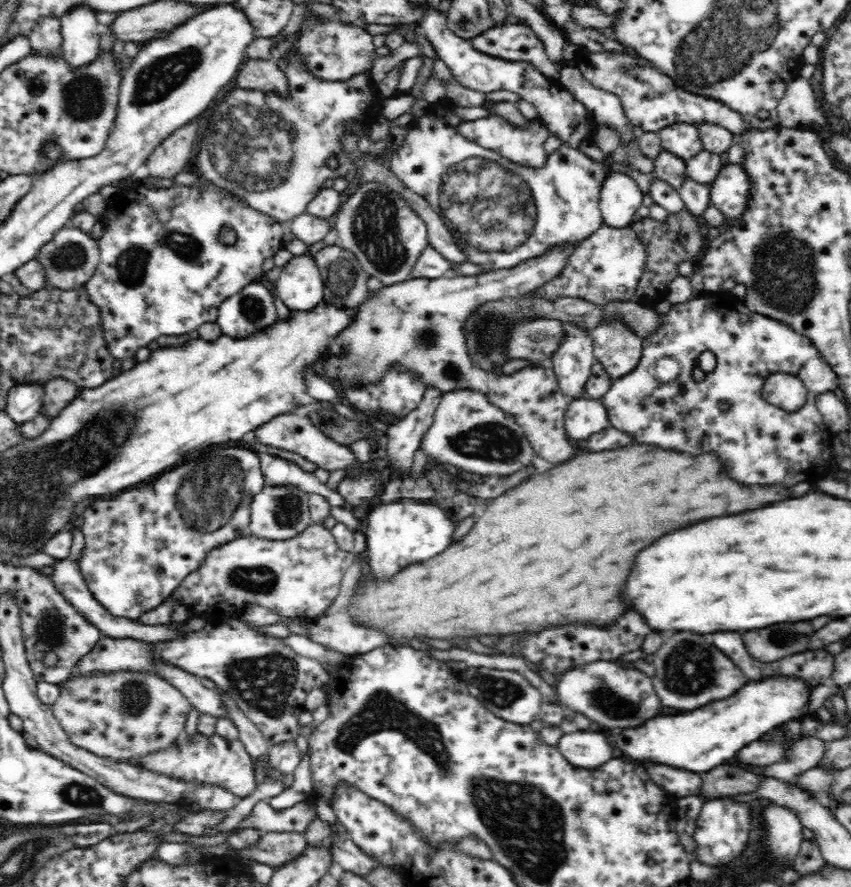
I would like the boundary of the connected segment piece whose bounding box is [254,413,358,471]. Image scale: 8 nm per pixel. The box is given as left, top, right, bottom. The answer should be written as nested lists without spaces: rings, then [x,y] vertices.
[[[286,413],[276,415],[274,418],[269,419],[264,423],[264,426],[258,426],[254,430],[256,434],[256,440],[262,444],[268,446],[274,446],[274,448],[284,448],[288,452],[296,452],[310,460],[310,462],[316,464],[321,469],[327,469],[328,471],[336,471],[337,469],[349,469],[357,468],[357,459],[350,447],[341,445],[334,442],[328,435],[320,432],[308,416],[302,418],[302,416],[296,416],[296,414]]]

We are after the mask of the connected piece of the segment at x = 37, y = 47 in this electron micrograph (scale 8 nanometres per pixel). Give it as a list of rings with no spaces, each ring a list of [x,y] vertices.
[[[56,17],[41,18],[28,35],[33,52],[42,56],[58,56],[62,48],[61,22]]]

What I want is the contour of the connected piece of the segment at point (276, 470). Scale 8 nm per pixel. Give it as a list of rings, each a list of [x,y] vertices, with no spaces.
[[[268,453],[258,455],[265,486],[297,486],[300,490],[325,496],[331,506],[342,507],[344,505],[345,498],[318,481],[314,473],[304,472],[294,462],[278,455]]]

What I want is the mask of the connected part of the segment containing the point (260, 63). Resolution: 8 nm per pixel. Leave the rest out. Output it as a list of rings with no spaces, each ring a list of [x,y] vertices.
[[[248,58],[236,74],[236,82],[242,89],[290,96],[290,85],[286,75],[278,64],[270,60]]]

